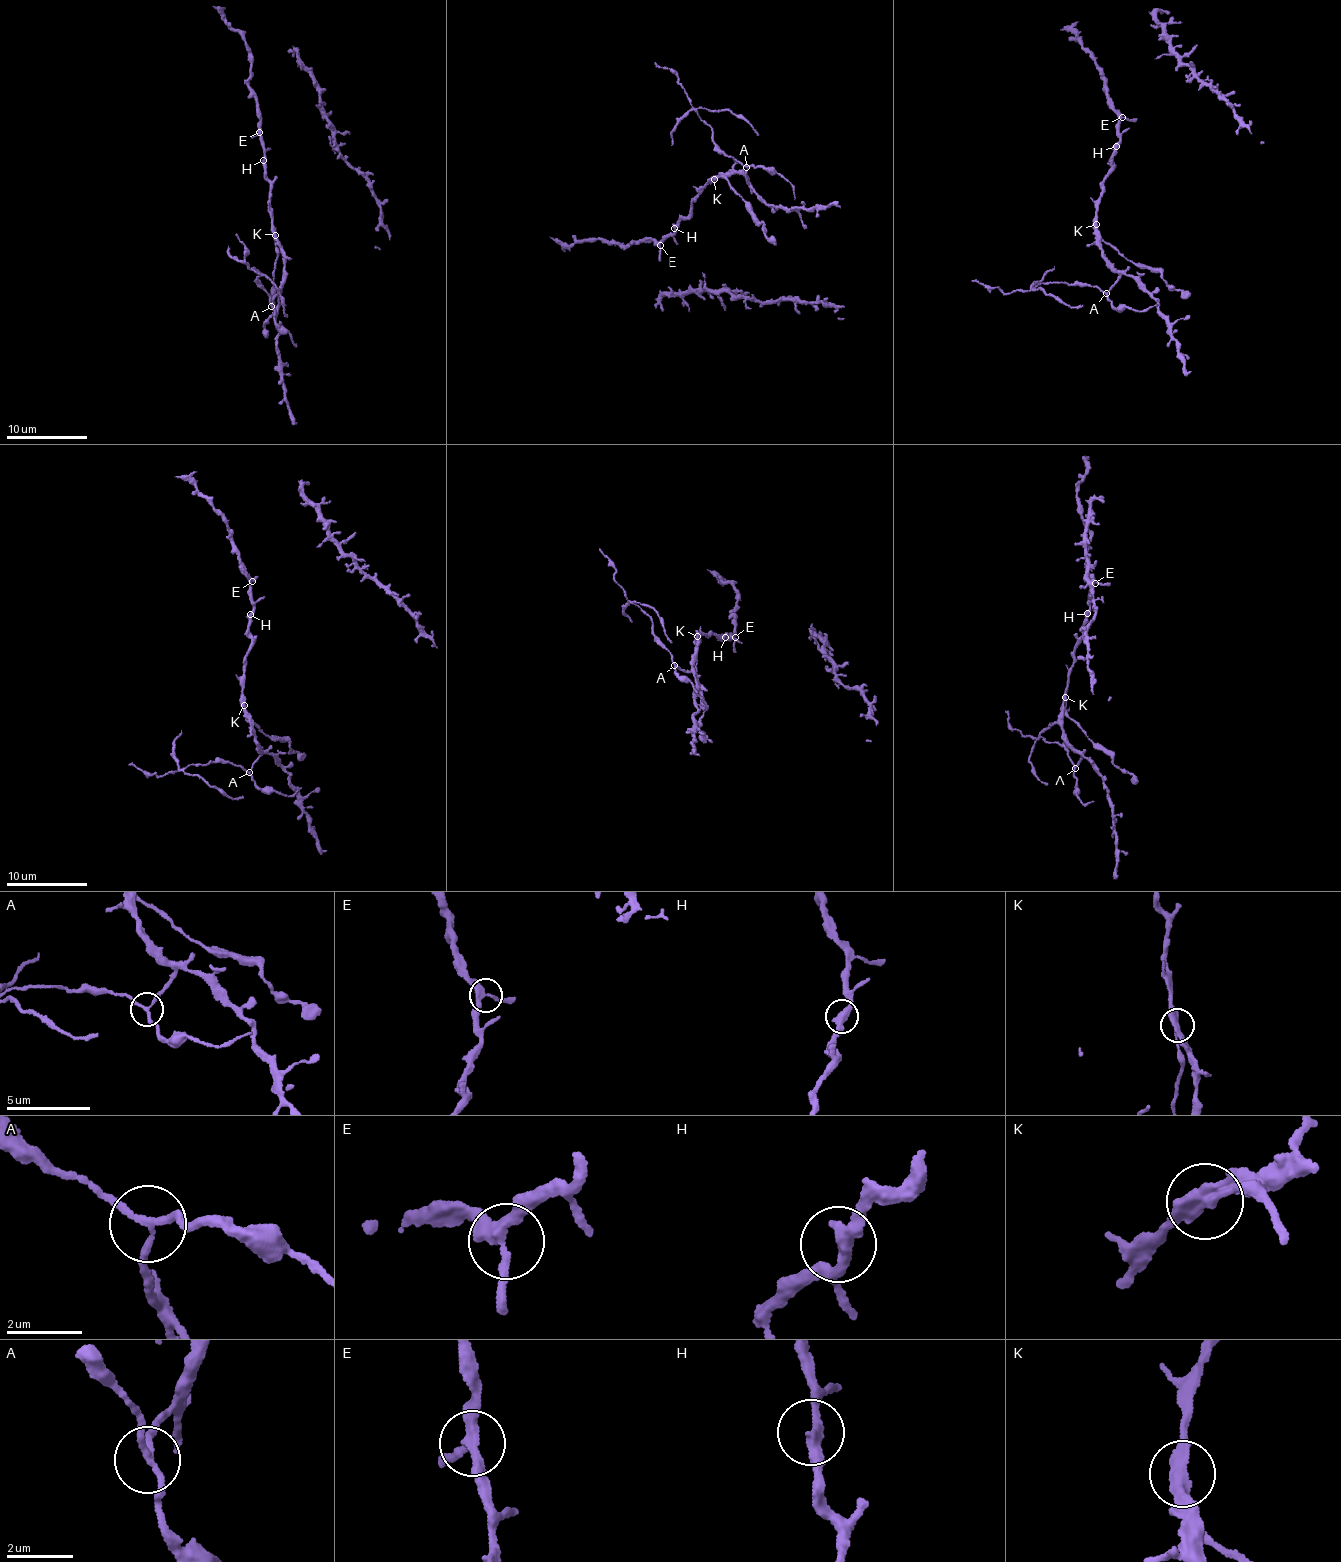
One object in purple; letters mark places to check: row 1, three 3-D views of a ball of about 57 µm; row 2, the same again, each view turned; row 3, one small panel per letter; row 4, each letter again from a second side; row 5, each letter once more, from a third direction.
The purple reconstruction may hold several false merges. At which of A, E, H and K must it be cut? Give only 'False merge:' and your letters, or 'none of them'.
False merge: A, K

